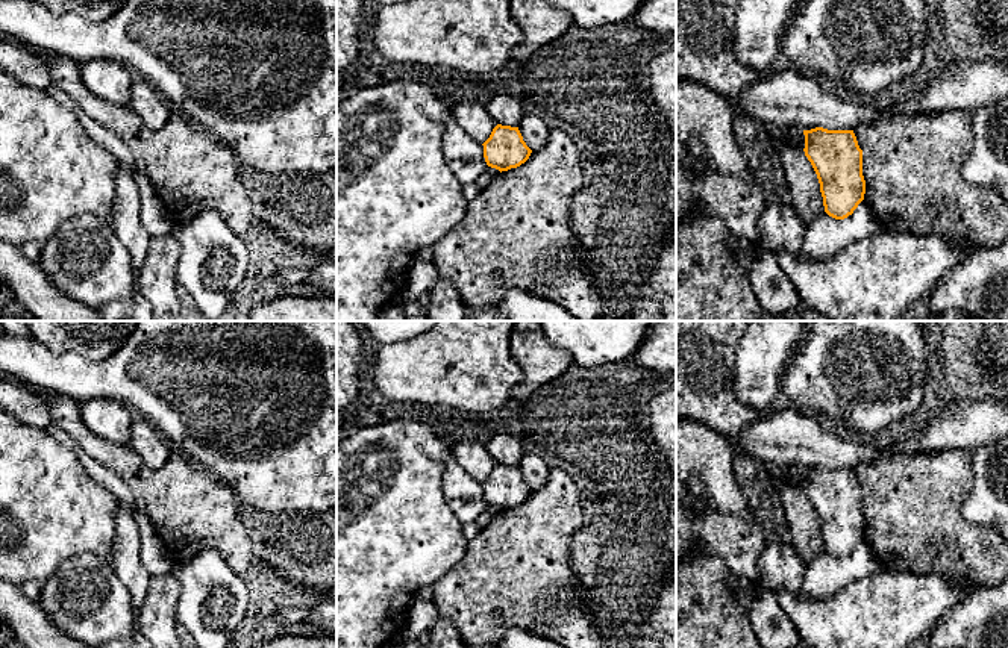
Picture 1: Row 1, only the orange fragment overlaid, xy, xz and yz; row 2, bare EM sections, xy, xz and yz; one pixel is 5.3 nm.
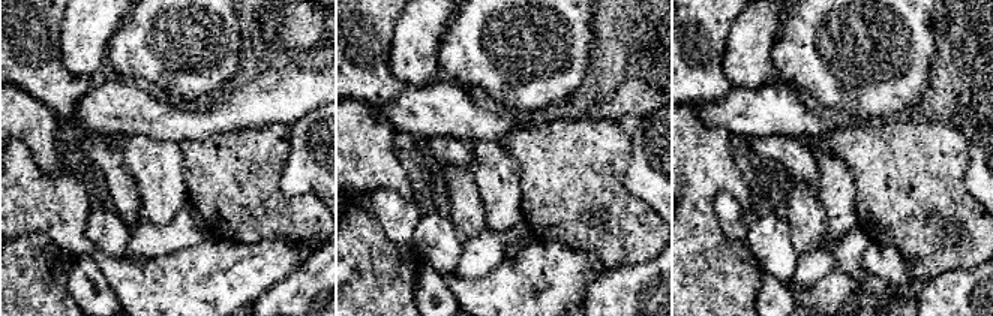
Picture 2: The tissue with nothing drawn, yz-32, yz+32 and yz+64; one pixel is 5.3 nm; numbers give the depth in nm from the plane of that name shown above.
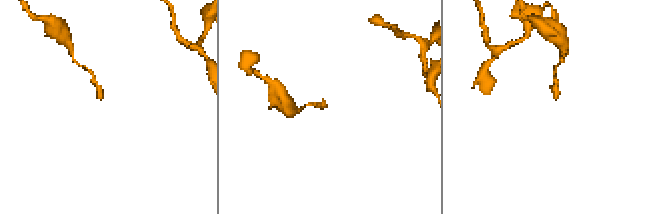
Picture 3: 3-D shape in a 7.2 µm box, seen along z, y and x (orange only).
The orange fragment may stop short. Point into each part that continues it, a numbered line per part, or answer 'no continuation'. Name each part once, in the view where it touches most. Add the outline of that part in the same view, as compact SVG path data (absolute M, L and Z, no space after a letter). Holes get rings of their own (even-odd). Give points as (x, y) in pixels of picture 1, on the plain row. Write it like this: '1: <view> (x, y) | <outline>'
no continuation

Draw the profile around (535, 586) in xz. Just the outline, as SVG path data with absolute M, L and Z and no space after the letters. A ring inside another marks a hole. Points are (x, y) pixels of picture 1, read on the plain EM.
M550 469L544 488L517 507L499 512L467 542L467 553L435 584L434 604L467 645L488 646L509 625L541 634L564 648L602 648L599 624L590 616L584 586L570 566L570 544L585 513L574 478Z

